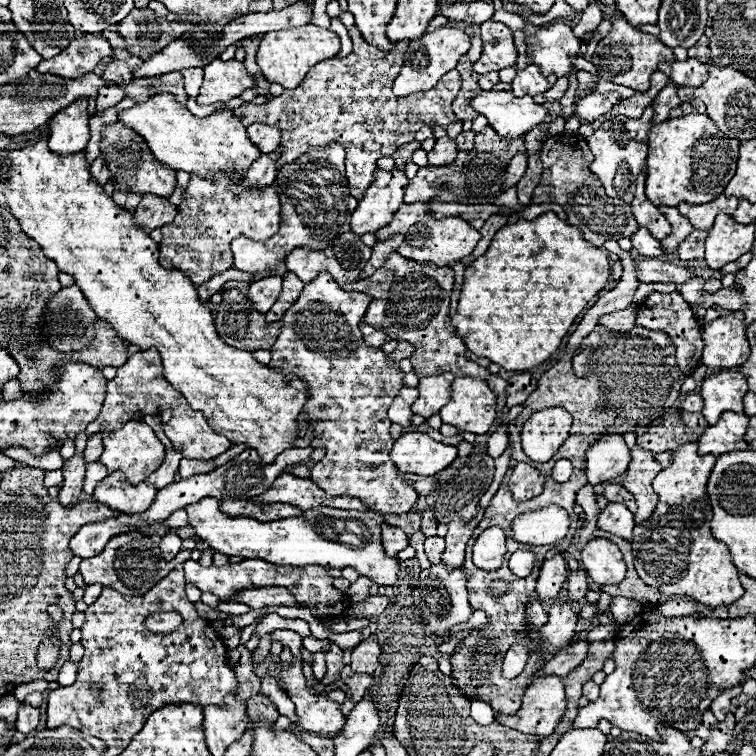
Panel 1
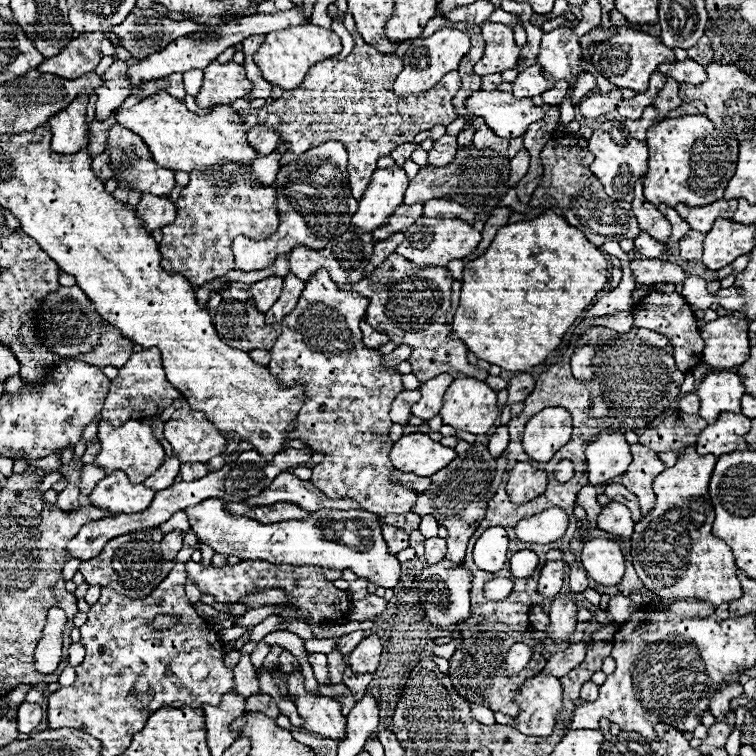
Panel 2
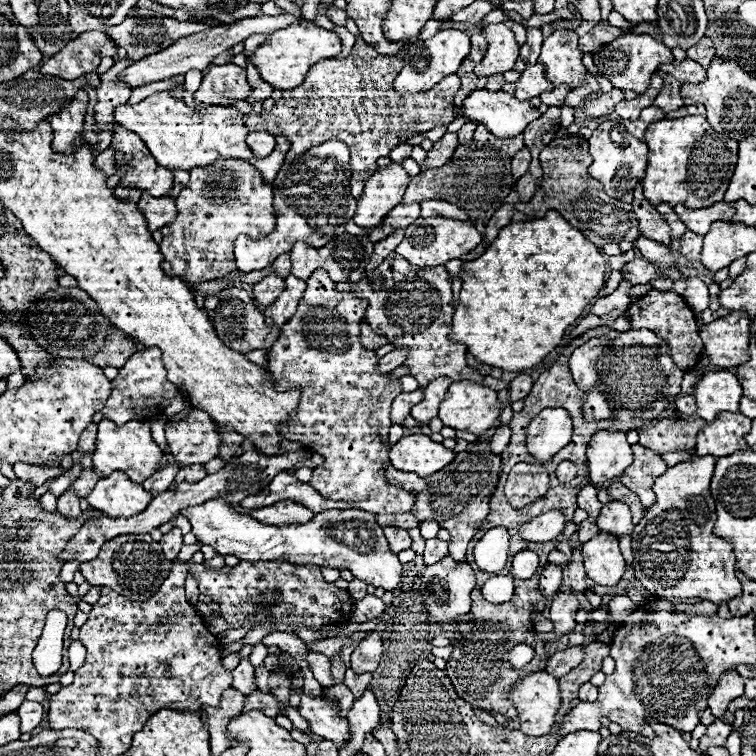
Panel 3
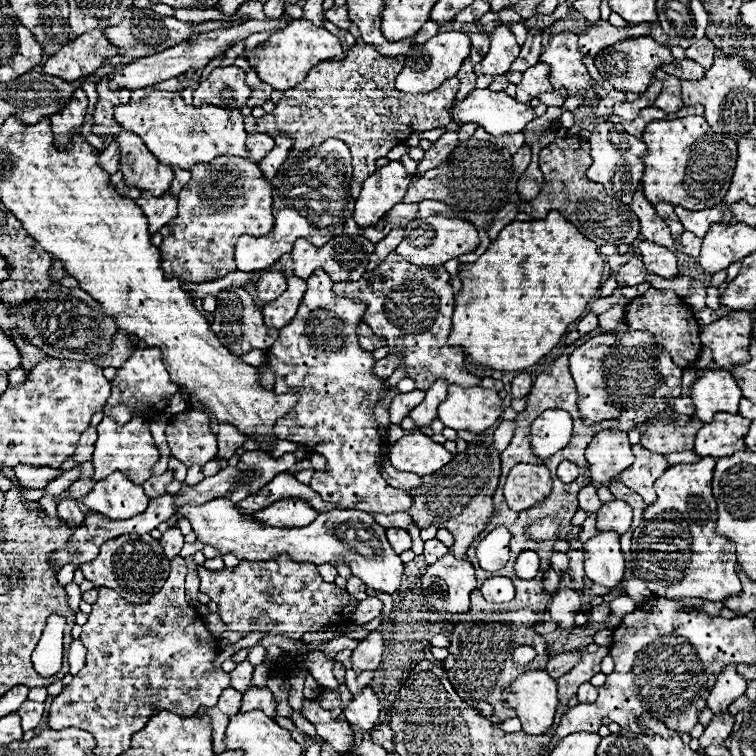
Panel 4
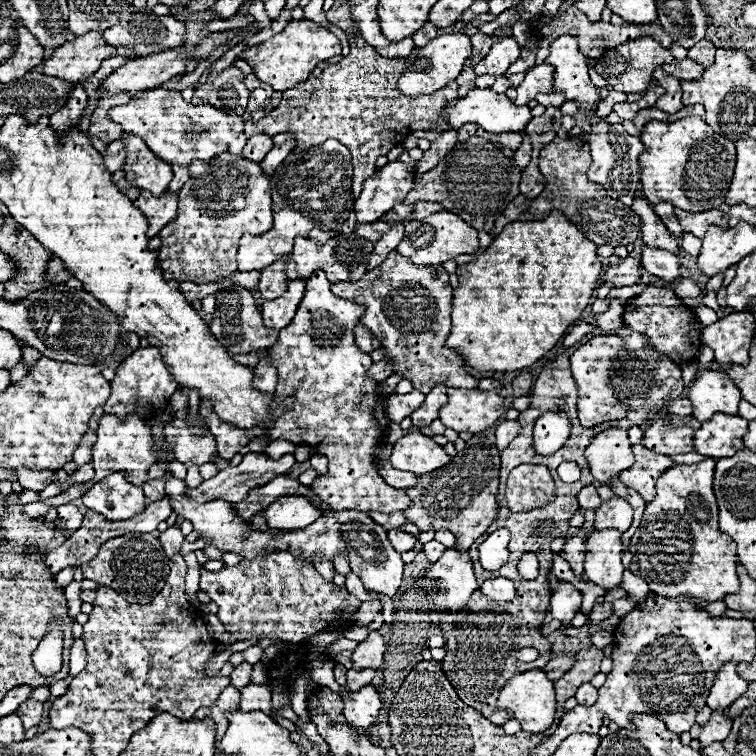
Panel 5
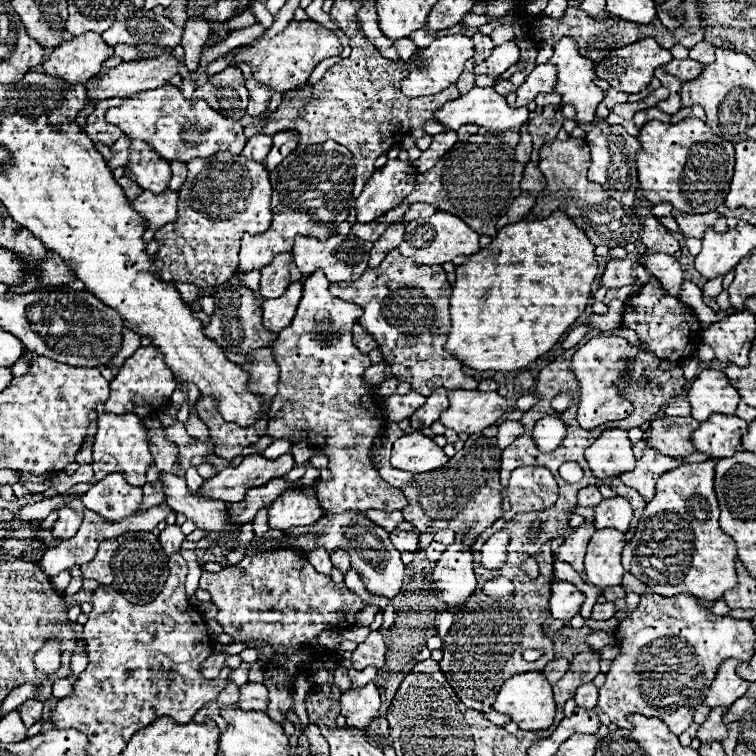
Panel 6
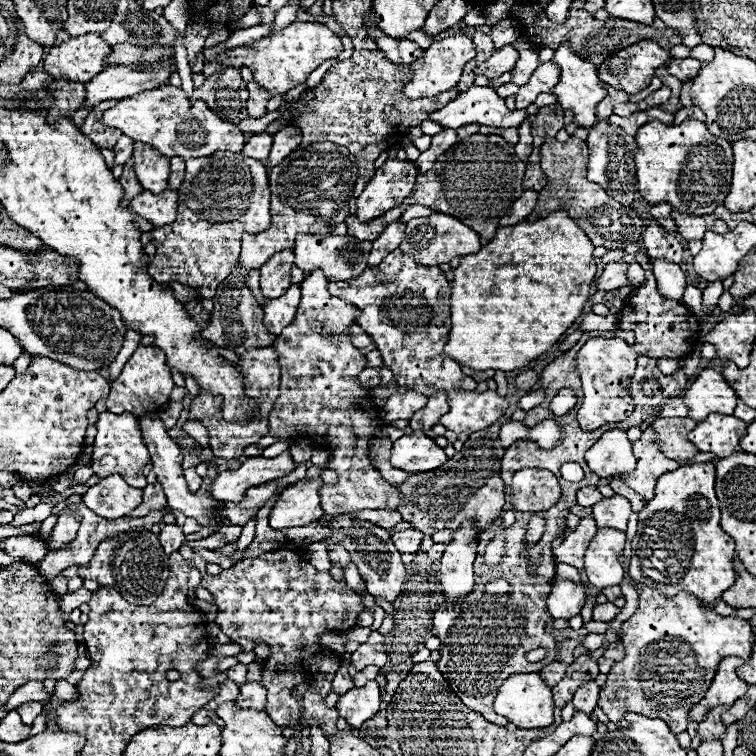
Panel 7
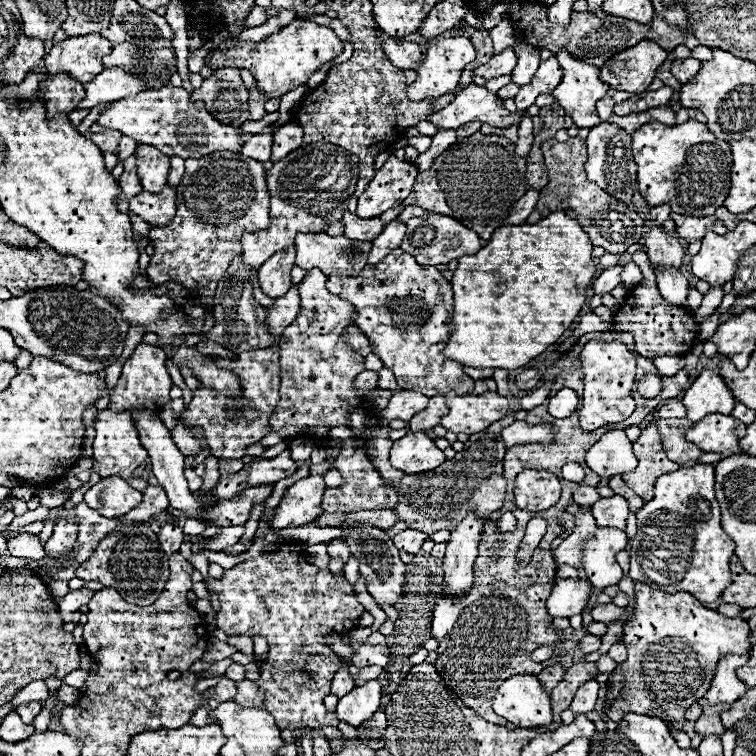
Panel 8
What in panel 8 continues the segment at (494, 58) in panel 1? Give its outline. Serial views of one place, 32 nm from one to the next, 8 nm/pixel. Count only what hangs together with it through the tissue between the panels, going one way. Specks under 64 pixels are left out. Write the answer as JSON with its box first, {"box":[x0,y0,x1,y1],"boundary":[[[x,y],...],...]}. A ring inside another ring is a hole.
{"box":[474,48,516,80],"boundary":[[[508,48],[502,54],[492,56],[484,66],[474,68],[474,74],[482,76],[486,80],[492,80],[492,78],[500,78],[500,76],[510,76],[514,66],[516,66],[516,54],[512,48]]]}

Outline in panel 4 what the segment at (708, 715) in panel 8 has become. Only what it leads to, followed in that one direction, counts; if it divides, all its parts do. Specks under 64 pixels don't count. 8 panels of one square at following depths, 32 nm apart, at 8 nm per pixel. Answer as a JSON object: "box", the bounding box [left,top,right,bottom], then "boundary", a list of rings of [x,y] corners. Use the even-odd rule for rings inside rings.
{"box":[698,712,734,750],"boundary":[[[728,712],[716,714],[710,720],[710,724],[704,728],[704,734],[698,738],[700,740],[700,750],[704,750],[710,744],[722,744],[730,736],[732,724],[734,724],[734,718]]]}

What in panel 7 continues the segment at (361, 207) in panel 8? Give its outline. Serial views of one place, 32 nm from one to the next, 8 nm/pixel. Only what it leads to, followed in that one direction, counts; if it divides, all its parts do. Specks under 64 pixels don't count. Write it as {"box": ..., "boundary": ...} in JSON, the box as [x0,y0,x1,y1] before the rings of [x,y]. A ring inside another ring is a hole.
{"box":[356,158,418,220],"boundary":[[[388,158],[386,164],[376,170],[372,180],[360,194],[356,204],[356,216],[360,220],[372,220],[386,210],[400,206],[402,200],[412,192],[416,174],[418,170],[412,162]]]}

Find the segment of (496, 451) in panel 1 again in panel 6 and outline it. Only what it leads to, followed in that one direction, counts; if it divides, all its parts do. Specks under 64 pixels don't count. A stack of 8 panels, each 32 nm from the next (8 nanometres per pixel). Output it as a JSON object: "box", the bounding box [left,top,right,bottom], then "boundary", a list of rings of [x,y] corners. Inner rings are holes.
{"box":[498,420,524,450],"boundary":[[[508,420],[508,422],[500,424],[500,428],[498,428],[498,446],[504,450],[504,448],[510,446],[516,438],[520,438],[522,434],[524,434],[524,426],[522,426],[520,422]]]}

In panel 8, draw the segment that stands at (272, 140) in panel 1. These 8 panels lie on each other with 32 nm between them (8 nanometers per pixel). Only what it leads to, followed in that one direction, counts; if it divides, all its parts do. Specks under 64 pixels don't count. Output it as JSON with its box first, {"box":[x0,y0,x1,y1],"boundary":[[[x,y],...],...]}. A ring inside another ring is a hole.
{"box":[242,122,280,162],"boundary":[[[274,122],[270,126],[266,126],[260,134],[254,134],[250,138],[246,138],[244,146],[242,146],[242,154],[250,156],[254,160],[260,162],[268,162],[270,160],[270,150],[272,150],[272,134],[274,134],[274,126],[280,126],[280,122]]]}

